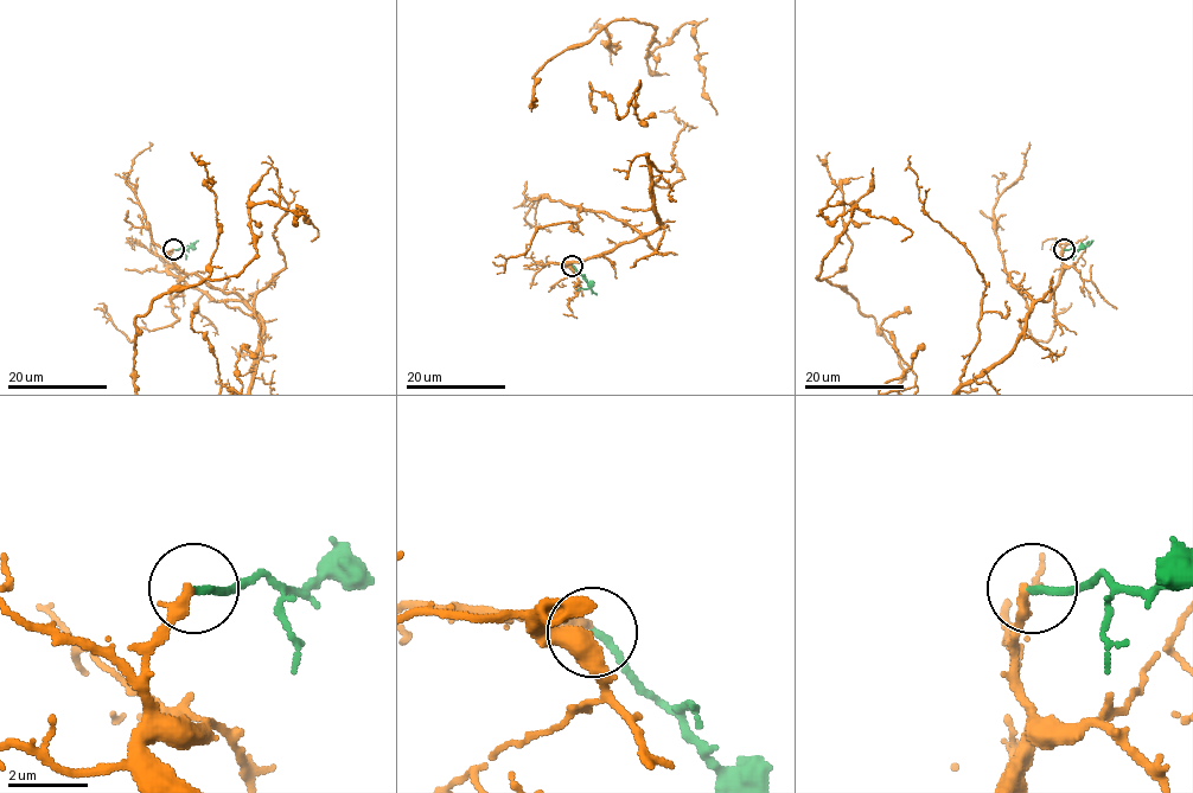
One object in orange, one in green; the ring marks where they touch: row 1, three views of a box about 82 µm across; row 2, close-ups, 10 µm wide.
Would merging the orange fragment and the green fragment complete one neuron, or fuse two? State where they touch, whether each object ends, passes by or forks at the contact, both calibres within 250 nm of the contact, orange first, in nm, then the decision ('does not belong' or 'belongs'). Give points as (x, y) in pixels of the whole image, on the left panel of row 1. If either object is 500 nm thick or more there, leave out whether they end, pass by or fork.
at (173, 249); orange ends there; green ends there; 280 nm thick on the orange side, 170 nm on the other; does not belong

